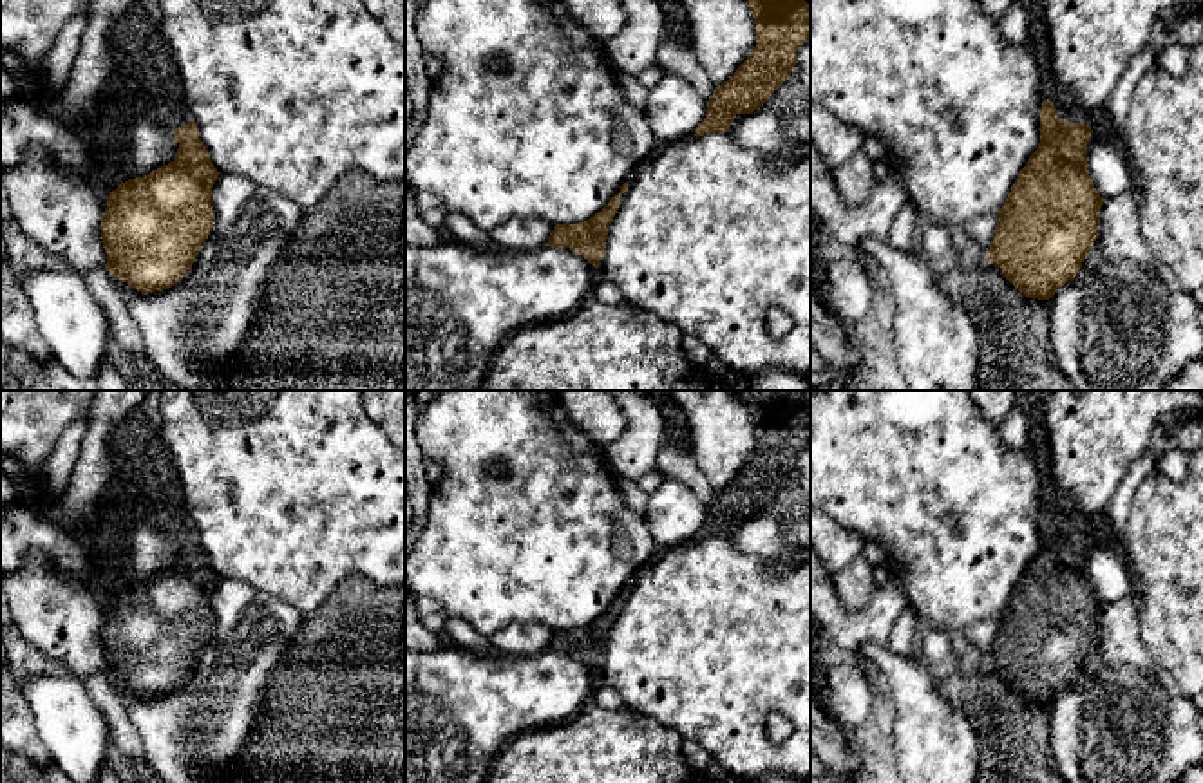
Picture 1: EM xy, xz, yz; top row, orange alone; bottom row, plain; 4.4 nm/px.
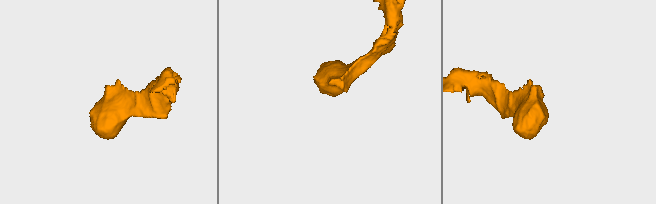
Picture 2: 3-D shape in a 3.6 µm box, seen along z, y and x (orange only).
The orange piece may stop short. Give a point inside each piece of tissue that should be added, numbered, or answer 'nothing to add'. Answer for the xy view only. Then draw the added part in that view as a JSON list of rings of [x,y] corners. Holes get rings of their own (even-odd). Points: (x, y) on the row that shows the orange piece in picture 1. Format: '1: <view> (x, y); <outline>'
1: xy (142, 60); [[[139,4],[127,9],[112,27],[110,63],[114,89],[121,89],[128,101],[147,110],[154,121],[165,128],[179,128],[192,121],[192,114],[185,105],[183,83],[172,58],[172,49],[159,22],[154,22]]]

